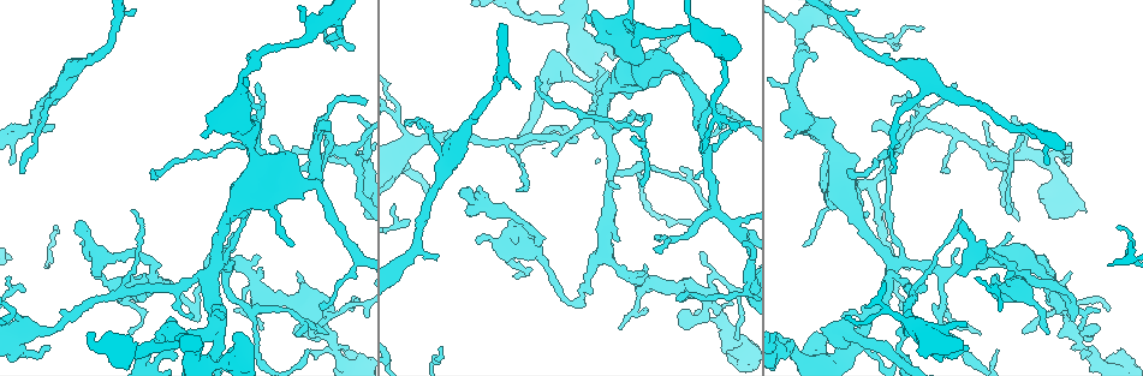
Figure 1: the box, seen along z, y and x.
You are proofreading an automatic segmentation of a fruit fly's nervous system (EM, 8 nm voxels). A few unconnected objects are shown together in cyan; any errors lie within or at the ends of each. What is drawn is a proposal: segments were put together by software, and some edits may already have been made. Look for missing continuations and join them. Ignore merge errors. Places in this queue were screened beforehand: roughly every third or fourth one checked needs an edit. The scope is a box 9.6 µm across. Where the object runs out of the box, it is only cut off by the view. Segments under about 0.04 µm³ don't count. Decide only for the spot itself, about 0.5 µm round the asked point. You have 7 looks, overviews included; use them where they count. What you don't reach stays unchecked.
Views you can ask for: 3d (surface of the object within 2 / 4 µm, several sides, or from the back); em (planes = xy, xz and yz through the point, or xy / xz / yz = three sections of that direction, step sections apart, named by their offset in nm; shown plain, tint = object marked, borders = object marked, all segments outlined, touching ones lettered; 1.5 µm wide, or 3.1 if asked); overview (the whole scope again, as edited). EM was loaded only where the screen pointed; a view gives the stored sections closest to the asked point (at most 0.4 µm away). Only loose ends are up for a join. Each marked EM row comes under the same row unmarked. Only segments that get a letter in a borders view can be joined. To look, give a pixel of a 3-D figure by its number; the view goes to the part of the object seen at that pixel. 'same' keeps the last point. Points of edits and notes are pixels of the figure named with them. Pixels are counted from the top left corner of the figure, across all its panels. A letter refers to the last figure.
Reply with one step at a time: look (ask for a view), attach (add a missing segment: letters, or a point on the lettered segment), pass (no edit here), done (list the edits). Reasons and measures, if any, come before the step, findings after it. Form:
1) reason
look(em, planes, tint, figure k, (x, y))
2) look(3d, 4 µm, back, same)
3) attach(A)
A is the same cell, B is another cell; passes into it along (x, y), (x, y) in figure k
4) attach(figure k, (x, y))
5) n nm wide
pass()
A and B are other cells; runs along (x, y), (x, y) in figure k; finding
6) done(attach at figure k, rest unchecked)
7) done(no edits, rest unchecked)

an open end
look(3d, 2 µm, figure 1, (636, 272))

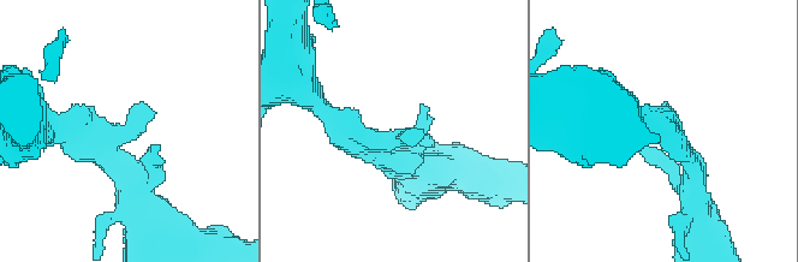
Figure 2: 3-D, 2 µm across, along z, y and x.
look(em, planes, borders, figure 2, (136, 107))

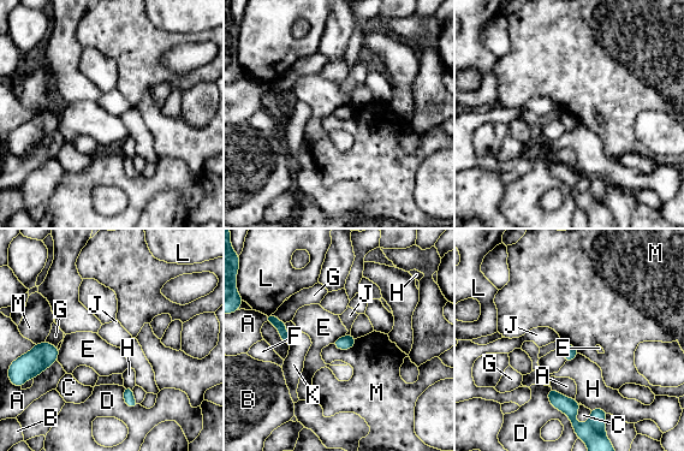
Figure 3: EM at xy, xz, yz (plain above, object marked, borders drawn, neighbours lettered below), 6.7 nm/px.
pass()
A, B, C, D, E, F, G, H, J, K, L and M are other cells; border along (266, 321), (289, 346) in figure 3; no lettered segment goes on from it

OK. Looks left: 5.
look(em, xz, step 8, tint, figure 1, (78, 222))

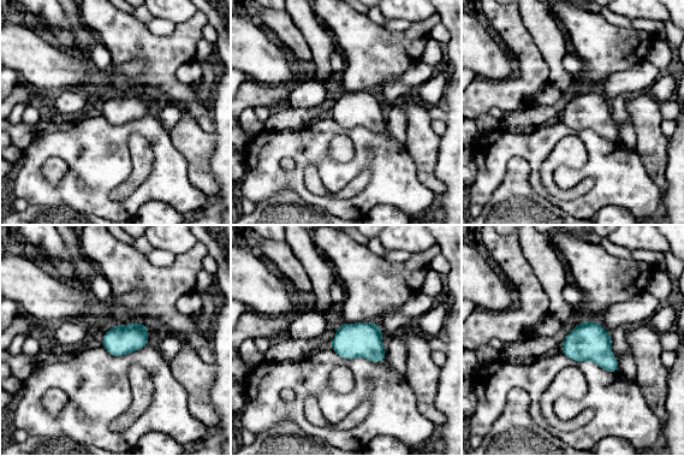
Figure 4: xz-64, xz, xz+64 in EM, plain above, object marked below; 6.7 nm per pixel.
look(em, planes, borders, same)

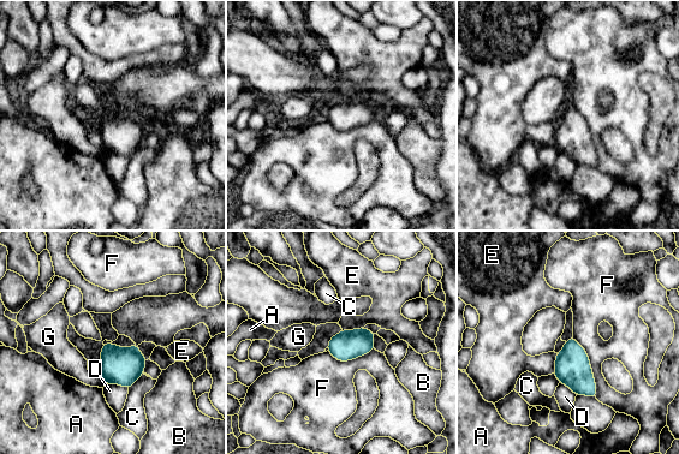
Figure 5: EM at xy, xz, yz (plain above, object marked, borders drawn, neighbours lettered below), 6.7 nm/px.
200 nm wide
pass()
A, B, C, D, E, F and G are other cells; border along (573, 336), (589, 359), (596, 396) in figure 5; no lettered segment goes on from it

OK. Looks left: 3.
branch stops here
look(em, planes, borders, figure 1, (1011, 270))

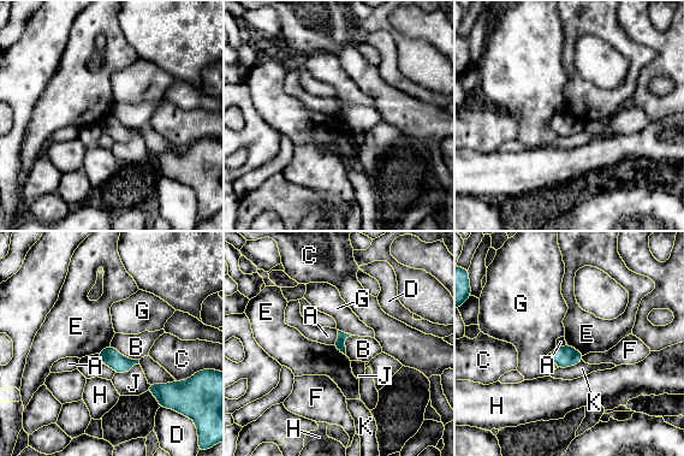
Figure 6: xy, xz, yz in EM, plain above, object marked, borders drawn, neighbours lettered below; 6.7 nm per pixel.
pass()
A, B, C, D, E, F, G, H, J and K are other cells; border along (566, 344), (570, 344), (583, 355) in figure 6; none of them fits

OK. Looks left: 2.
done(no edits, rest unchecked)

